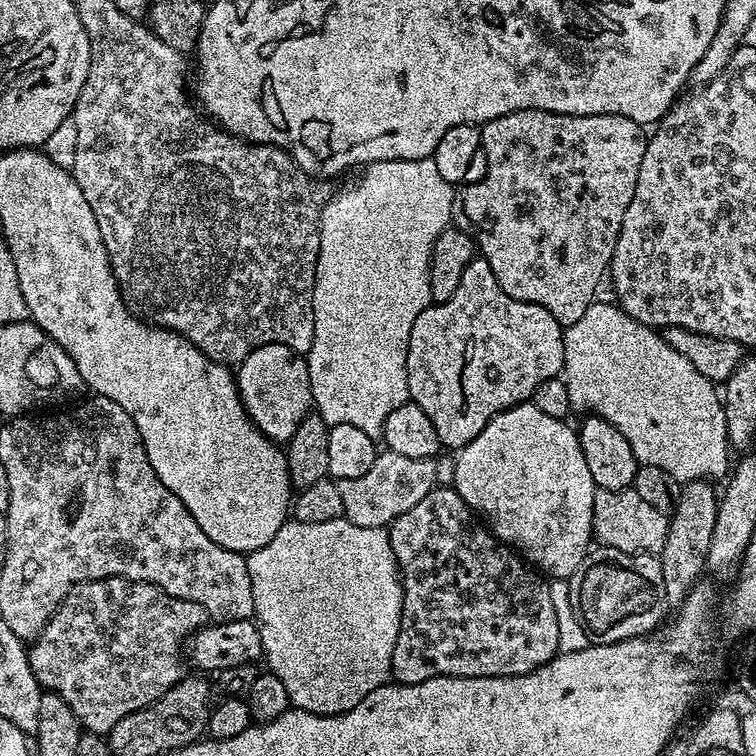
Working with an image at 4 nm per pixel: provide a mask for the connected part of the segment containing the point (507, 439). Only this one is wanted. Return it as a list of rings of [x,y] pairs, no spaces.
[[[530,402],[516,404],[494,417],[465,448],[455,453],[454,478],[456,493],[490,529],[501,544],[515,550],[533,569],[545,568],[549,577],[568,580],[582,566],[590,551],[594,494],[597,487],[590,478],[580,438],[568,420],[549,418]]]

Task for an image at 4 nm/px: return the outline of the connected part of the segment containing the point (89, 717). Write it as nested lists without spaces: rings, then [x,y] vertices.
[[[111,576],[105,580],[86,580],[82,584],[75,584],[73,588],[69,588],[66,598],[58,606],[58,610],[52,615],[50,622],[40,631],[39,636],[31,641],[28,648],[30,670],[36,681],[39,682],[41,689],[58,694],[58,698],[62,698],[62,702],[66,702],[66,706],[70,706],[70,710],[74,710],[74,714],[87,731],[107,734],[111,728],[118,726],[118,722],[122,722],[122,718],[126,718],[126,714],[134,714],[138,710],[149,708],[155,700],[166,694],[166,690],[170,690],[178,681],[184,679],[186,660],[182,655],[182,649],[185,647],[186,641],[196,633],[196,629],[205,627],[209,620],[208,611],[202,606],[198,606],[198,602],[174,598],[158,586],[147,584],[141,580],[127,580],[121,576]]]

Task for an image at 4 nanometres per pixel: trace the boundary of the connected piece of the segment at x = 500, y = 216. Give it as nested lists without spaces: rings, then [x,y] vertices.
[[[518,110],[510,114],[502,114],[502,118],[488,120],[480,128],[480,147],[483,159],[488,159],[481,180],[473,179],[463,185],[459,193],[458,204],[464,207],[464,216],[468,219],[467,227],[474,237],[479,255],[486,262],[490,262],[490,270],[494,270],[494,278],[498,278],[498,286],[510,294],[510,298],[530,302],[550,310],[554,318],[562,326],[578,322],[582,314],[597,299],[596,291],[600,283],[605,283],[606,273],[609,271],[614,254],[614,246],[618,242],[618,234],[622,230],[622,218],[626,218],[626,210],[630,207],[630,198],[634,198],[634,186],[638,186],[638,170],[642,170],[642,154],[646,154],[648,136],[645,129],[638,123],[625,116],[614,114],[594,114],[593,116],[571,116],[558,114],[546,110]]]

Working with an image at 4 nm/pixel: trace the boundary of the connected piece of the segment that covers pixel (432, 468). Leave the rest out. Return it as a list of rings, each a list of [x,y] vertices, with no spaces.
[[[381,451],[374,466],[370,466],[370,470],[362,474],[362,478],[336,480],[338,494],[342,494],[343,519],[349,520],[354,526],[387,529],[393,520],[406,514],[406,510],[422,502],[422,498],[426,498],[426,494],[437,487],[437,467],[435,459],[406,458],[402,454]]]

